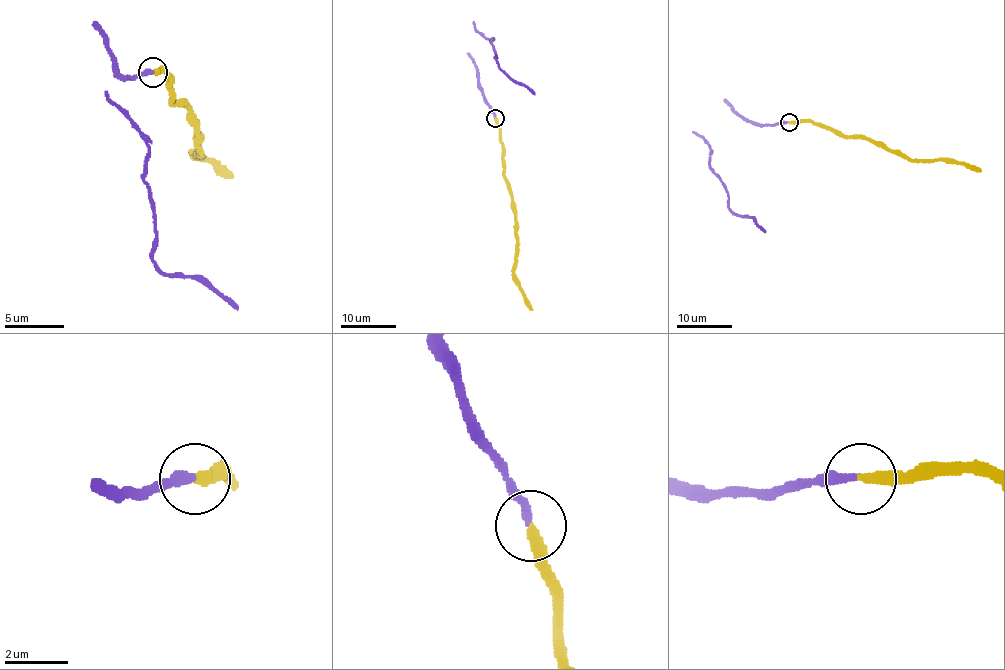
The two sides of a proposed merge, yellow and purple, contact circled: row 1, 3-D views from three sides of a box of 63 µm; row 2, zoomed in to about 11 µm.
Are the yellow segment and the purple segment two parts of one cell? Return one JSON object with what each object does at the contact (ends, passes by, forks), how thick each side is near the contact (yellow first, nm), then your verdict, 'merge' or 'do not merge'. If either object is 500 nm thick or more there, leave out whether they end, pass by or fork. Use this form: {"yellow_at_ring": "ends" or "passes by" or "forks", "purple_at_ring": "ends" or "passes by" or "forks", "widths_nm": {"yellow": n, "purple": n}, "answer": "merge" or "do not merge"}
{"yellow_at_ring": "ends", "purple_at_ring": "ends", "widths_nm": {"yellow": 360, "purple": 280}, "answer": "merge"}

